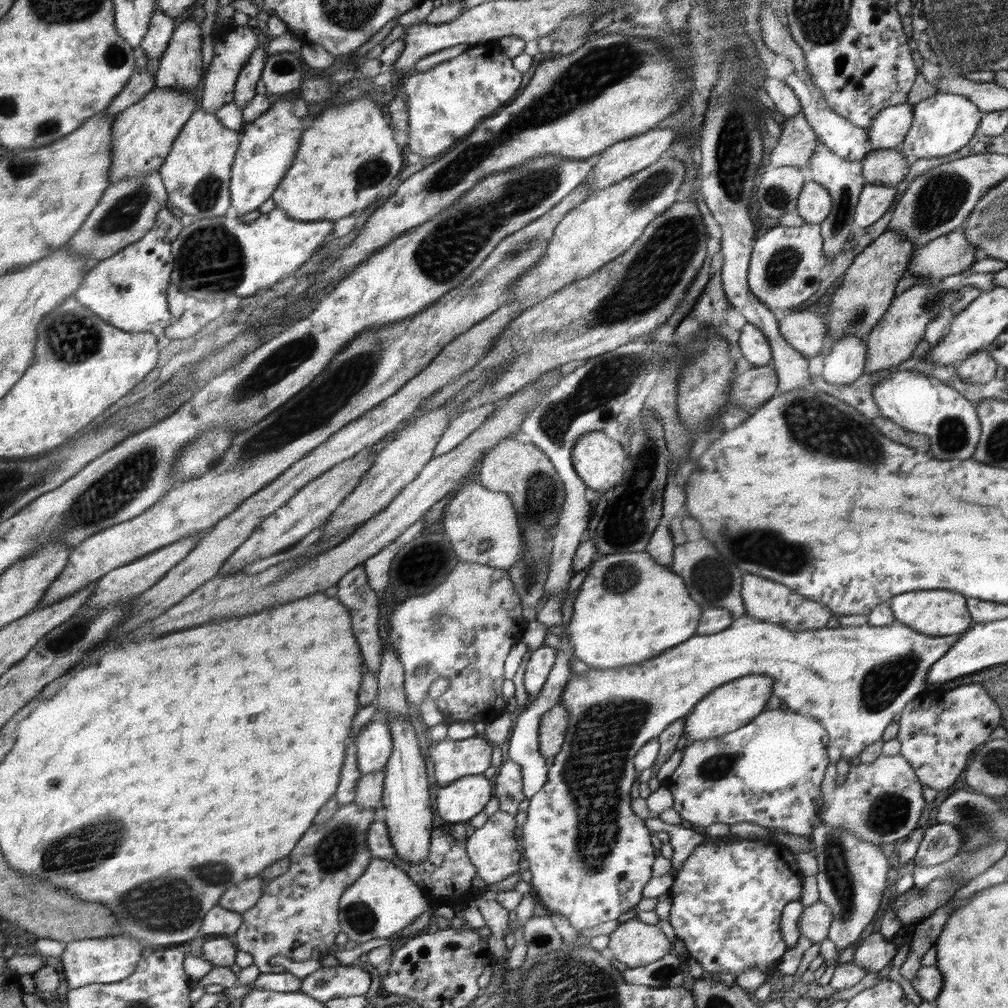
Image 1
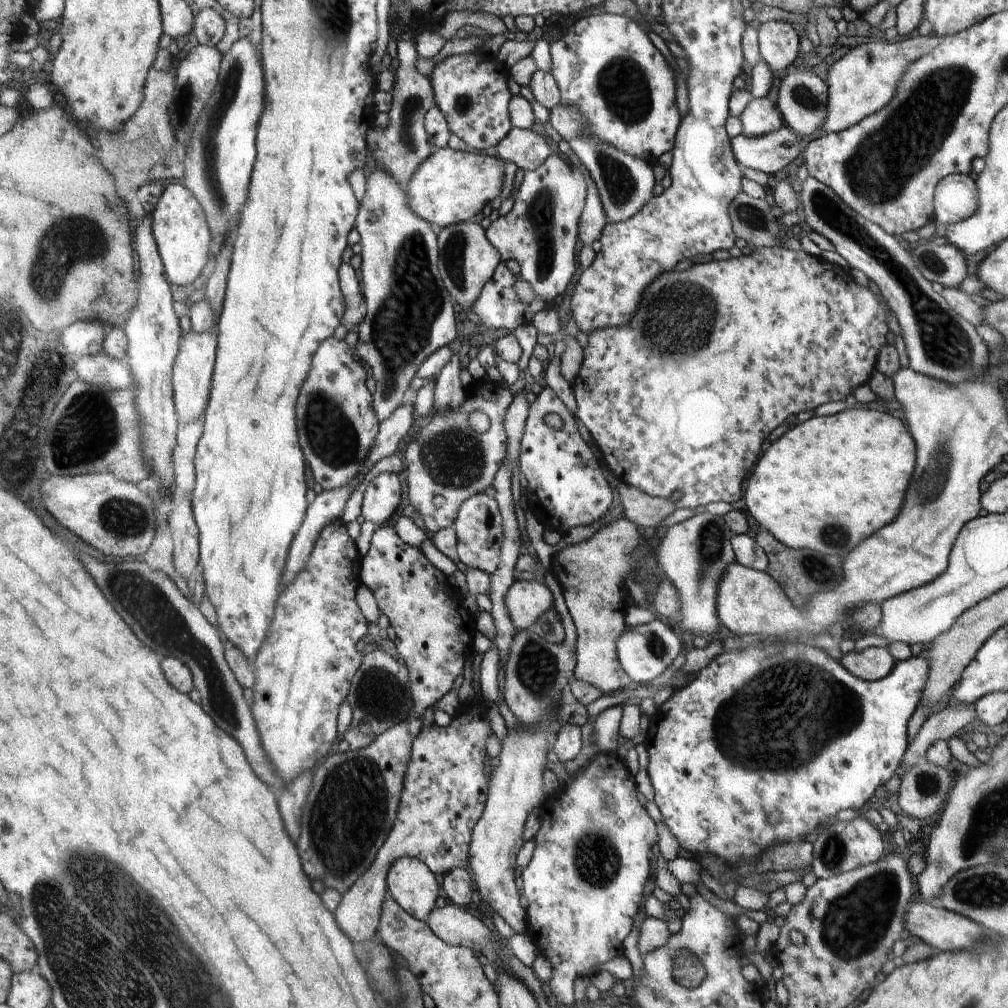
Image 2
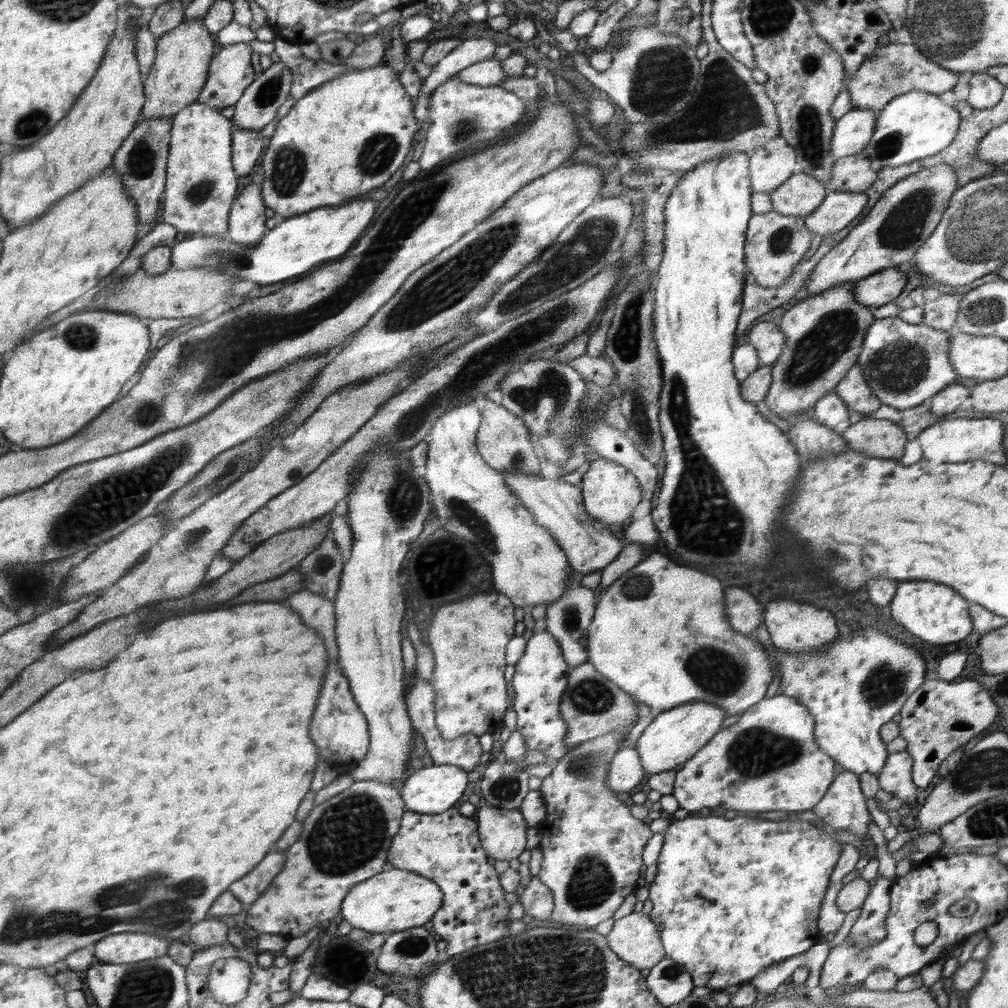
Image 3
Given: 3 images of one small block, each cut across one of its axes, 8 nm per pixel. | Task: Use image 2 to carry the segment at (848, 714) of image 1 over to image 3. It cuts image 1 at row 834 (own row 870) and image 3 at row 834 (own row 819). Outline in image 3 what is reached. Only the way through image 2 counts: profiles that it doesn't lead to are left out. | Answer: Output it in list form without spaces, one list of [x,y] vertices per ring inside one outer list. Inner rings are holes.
[[[612,731],[586,743],[571,746],[571,750],[556,761],[548,778],[542,779],[539,791],[545,804],[546,818],[536,825],[541,836],[538,847],[543,856],[536,876],[552,891],[554,907],[550,921],[553,924],[564,924],[566,928],[568,924],[570,927],[582,924],[590,929],[590,926],[612,918],[624,898],[637,890],[642,851],[652,837],[652,832],[648,830],[646,823],[630,814],[629,806],[616,800],[616,793],[607,784],[612,759],[619,754],[620,747],[626,744],[626,738],[628,734]]]

